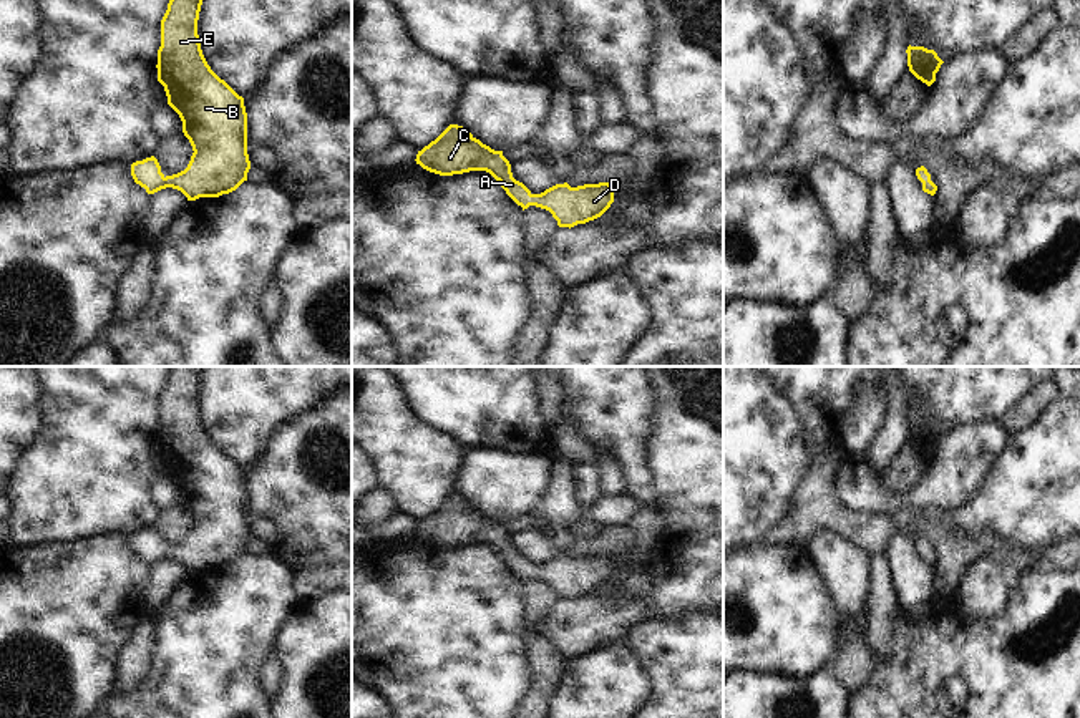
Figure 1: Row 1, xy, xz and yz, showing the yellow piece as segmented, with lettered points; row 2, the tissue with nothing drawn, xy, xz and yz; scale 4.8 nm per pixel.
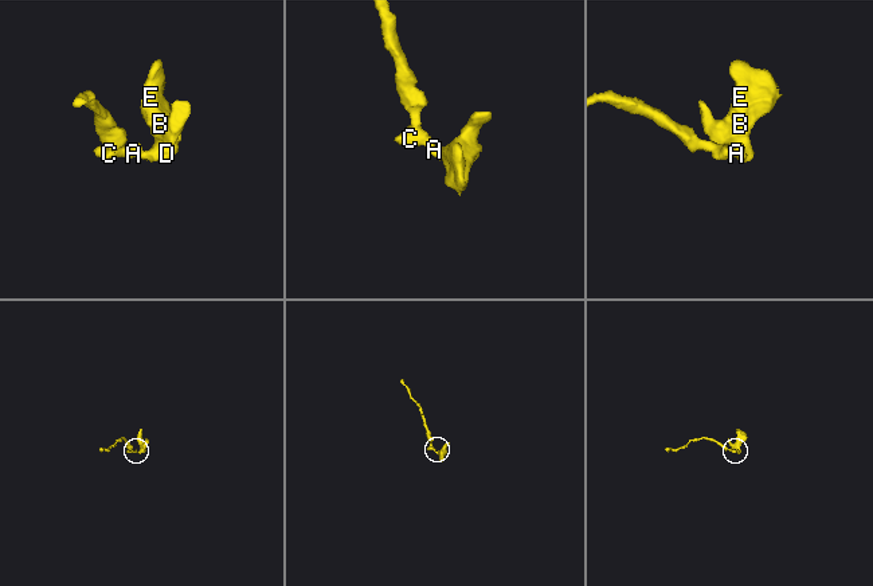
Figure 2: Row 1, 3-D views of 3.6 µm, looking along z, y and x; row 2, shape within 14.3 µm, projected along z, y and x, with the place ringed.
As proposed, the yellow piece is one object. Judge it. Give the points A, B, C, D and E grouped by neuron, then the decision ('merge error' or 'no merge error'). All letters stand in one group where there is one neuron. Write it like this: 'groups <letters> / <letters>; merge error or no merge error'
groups A B C D E; no merge error

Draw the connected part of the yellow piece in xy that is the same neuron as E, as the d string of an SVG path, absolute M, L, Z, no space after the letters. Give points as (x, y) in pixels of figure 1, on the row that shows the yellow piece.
M169 0L161 20L158 81L192 146L187 167L164 176L154 156L131 164L136 184L154 194L173 187L187 201L236 191L251 169L247 113L239 96L207 65L197 35L202 0Z

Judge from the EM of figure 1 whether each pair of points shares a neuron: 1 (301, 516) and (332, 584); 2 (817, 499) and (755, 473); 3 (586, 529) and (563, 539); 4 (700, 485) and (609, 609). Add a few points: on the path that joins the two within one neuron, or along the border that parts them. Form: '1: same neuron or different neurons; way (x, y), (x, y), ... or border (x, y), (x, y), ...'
1: different neurons; border (334, 564), (294, 572)
2: different neurons; border (813, 458), (792, 496), (790, 509), (775, 524)
3: same neuron; way (581, 529), (568, 534)
4: same neuron; way (700, 523), (700, 548), (647, 601)

